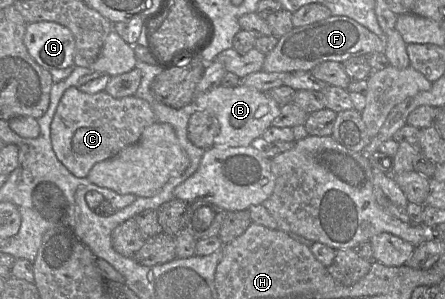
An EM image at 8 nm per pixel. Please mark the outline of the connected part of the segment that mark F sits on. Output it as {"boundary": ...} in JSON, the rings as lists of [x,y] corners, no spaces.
{"boundary":[[[330,16],[324,20],[302,27],[293,27],[291,31],[278,38],[276,46],[265,55],[262,71],[310,72],[315,66],[334,61],[343,63],[350,57],[369,56],[384,53],[385,42],[366,27],[345,16]]]}

